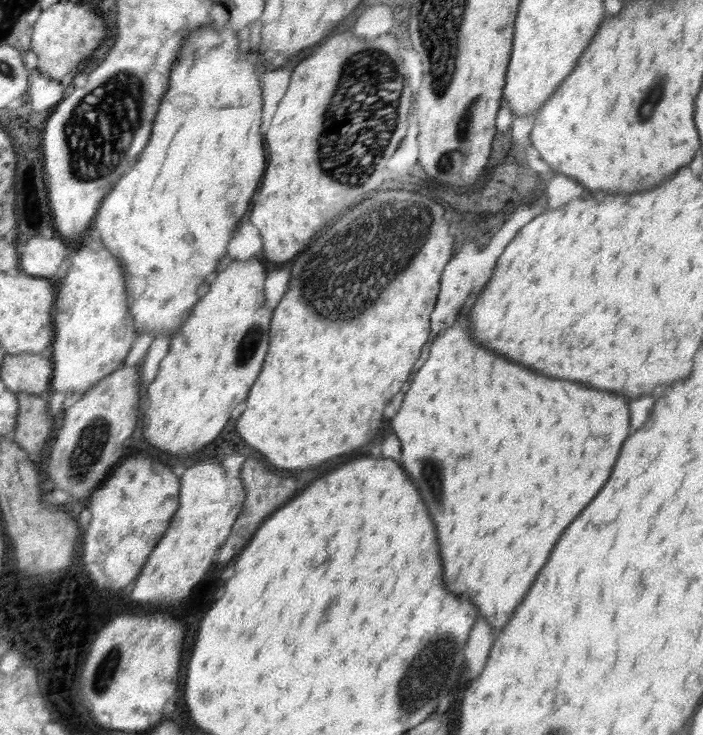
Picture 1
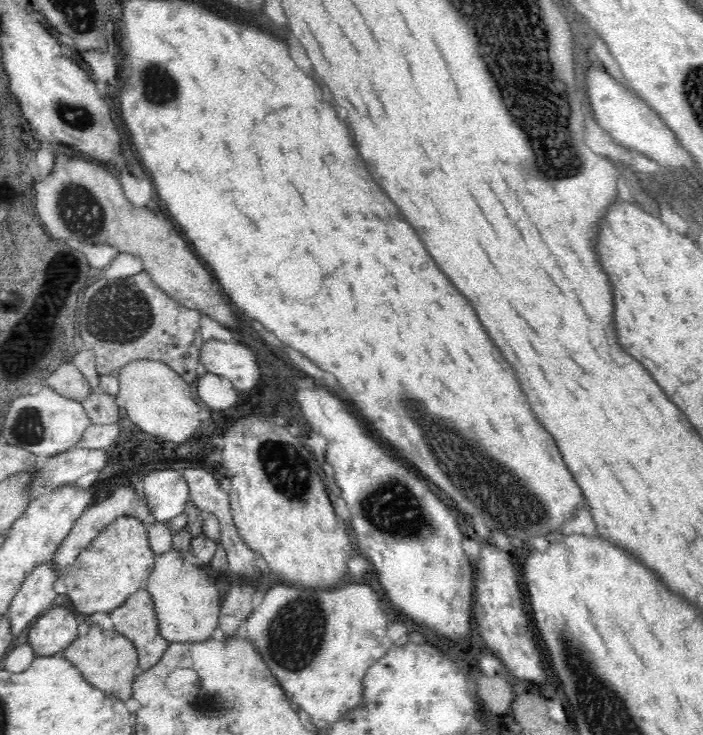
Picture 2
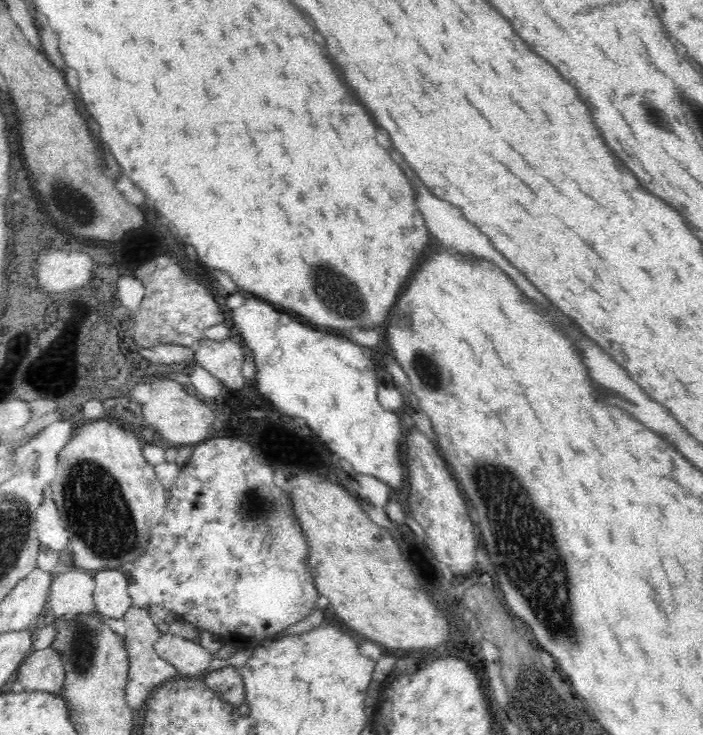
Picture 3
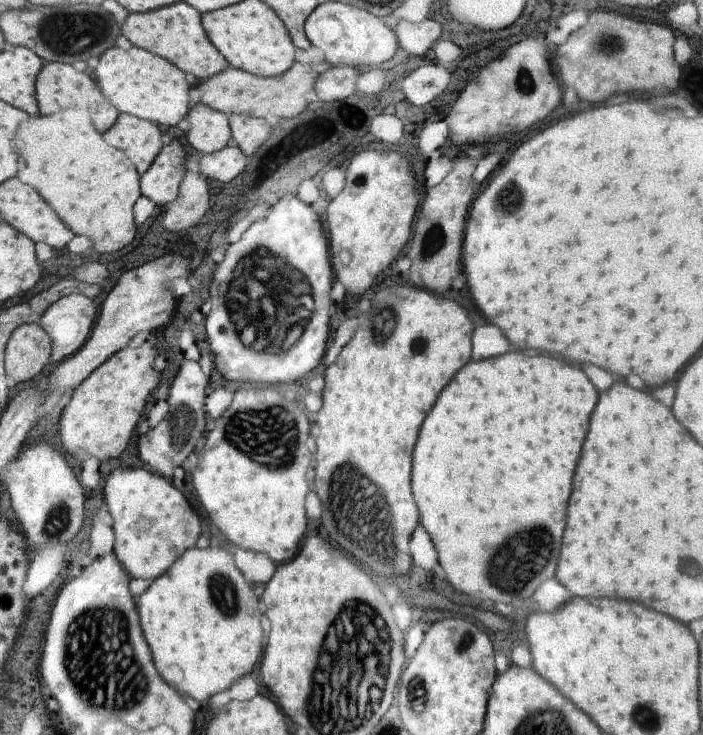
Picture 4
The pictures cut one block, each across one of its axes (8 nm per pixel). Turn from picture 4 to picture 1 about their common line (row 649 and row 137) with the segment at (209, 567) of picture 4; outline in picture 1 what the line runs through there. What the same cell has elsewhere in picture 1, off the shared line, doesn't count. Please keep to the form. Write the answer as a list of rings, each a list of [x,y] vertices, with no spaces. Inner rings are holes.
[[[228,21],[222,25],[220,31],[218,31],[218,27],[214,27],[213,23],[208,23],[208,25],[200,27],[200,29],[194,29],[194,31],[190,32],[186,37],[186,41],[184,41],[184,45],[180,47],[178,60],[172,64],[168,91],[162,98],[160,110],[156,114],[148,146],[142,150],[142,154],[138,158],[138,164],[134,164],[134,168],[128,174],[124,174],[120,182],[116,182],[116,186],[104,197],[97,210],[98,214],[96,214],[94,228],[100,232],[100,240],[104,243],[106,249],[110,251],[112,257],[120,258],[123,274],[127,281],[126,292],[128,296],[126,301],[128,301],[128,308],[132,321],[136,325],[138,336],[149,331],[153,332],[154,338],[164,333],[170,333],[174,336],[174,333],[180,329],[180,325],[184,323],[184,320],[186,320],[186,317],[200,299],[200,295],[197,293],[200,283],[204,282],[204,280],[209,281],[211,276],[214,276],[217,272],[218,264],[224,261],[224,257],[228,252],[226,246],[228,238],[234,233],[234,226],[244,216],[246,208],[250,210],[252,195],[259,190],[260,182],[264,176],[267,153],[265,152],[265,139],[260,134],[263,110],[262,86],[260,85],[256,62],[252,60],[254,54],[251,51],[242,53],[238,49],[239,45],[238,35],[232,30]]]

